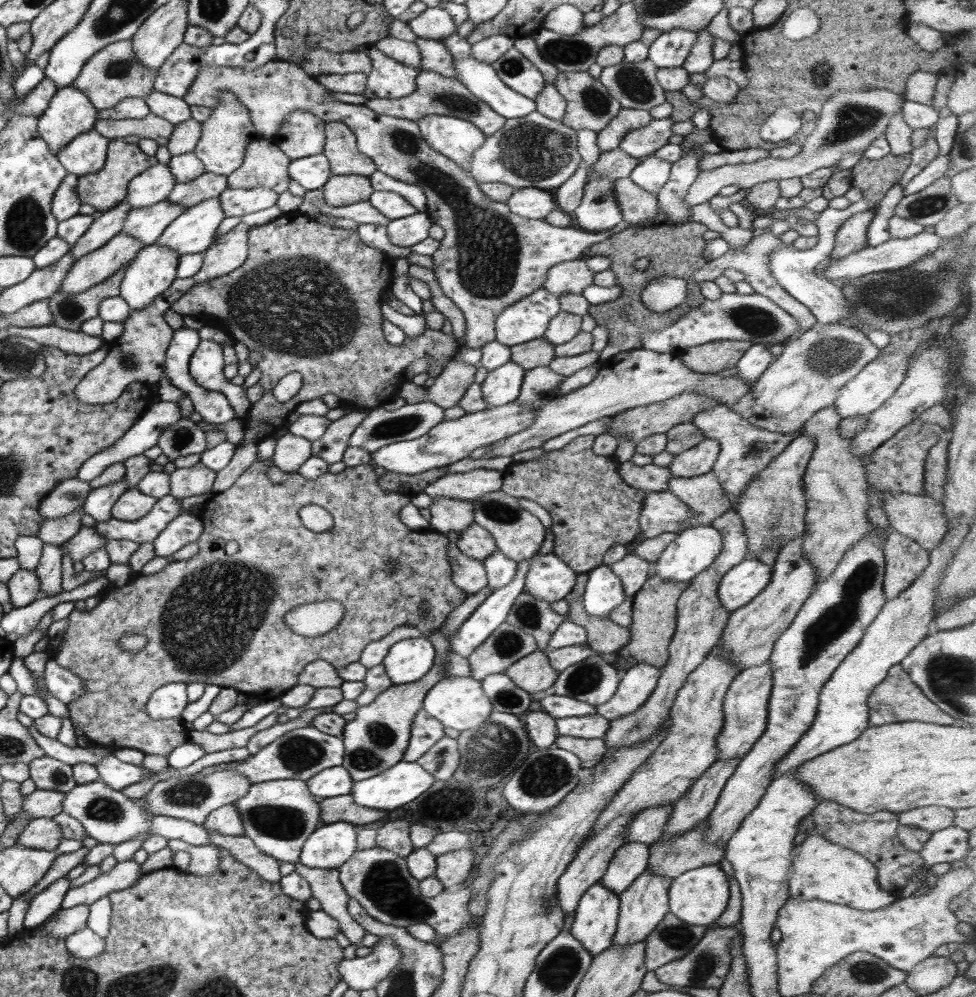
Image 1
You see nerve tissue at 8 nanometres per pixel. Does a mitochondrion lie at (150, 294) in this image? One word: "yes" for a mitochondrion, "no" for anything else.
no

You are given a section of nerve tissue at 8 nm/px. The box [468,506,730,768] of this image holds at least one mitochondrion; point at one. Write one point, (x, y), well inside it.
(584, 679)

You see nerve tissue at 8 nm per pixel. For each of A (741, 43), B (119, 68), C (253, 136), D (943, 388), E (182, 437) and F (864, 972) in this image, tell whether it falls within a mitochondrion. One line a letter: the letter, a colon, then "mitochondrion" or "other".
A: other
B: mitochondrion
C: other
D: other
E: mitochondrion
F: mitochondrion

